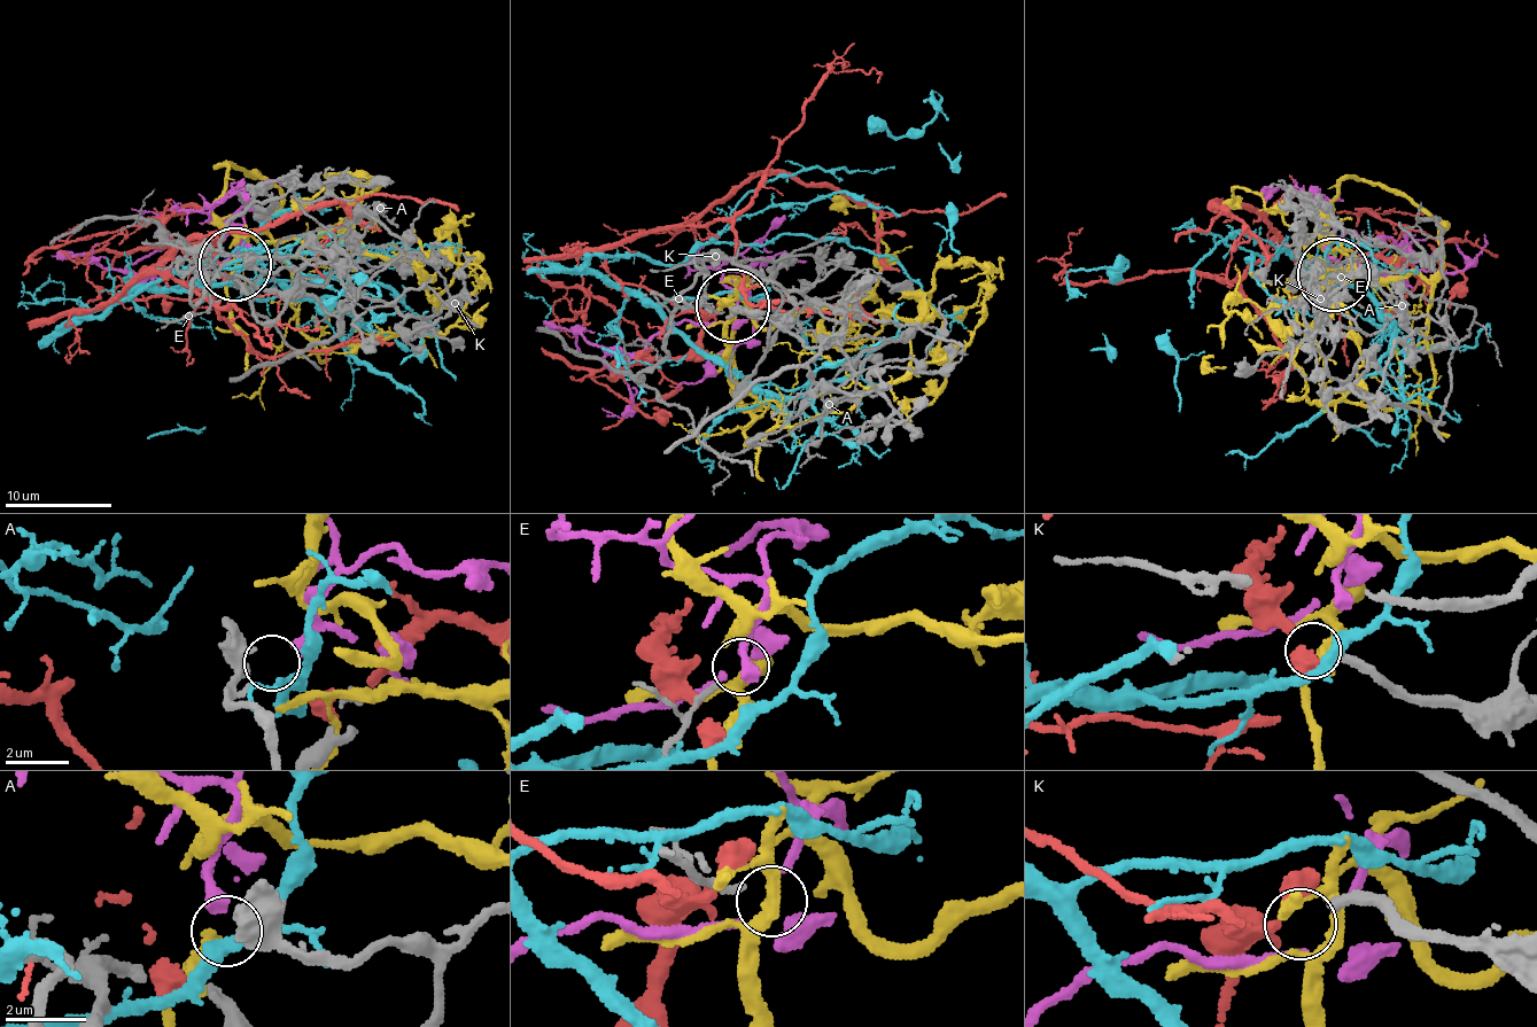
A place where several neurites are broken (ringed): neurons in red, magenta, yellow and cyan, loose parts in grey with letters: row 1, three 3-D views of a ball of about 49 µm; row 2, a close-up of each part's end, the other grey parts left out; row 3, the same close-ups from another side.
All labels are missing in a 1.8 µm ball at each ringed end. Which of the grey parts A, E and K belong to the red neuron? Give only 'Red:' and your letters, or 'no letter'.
Red: K

